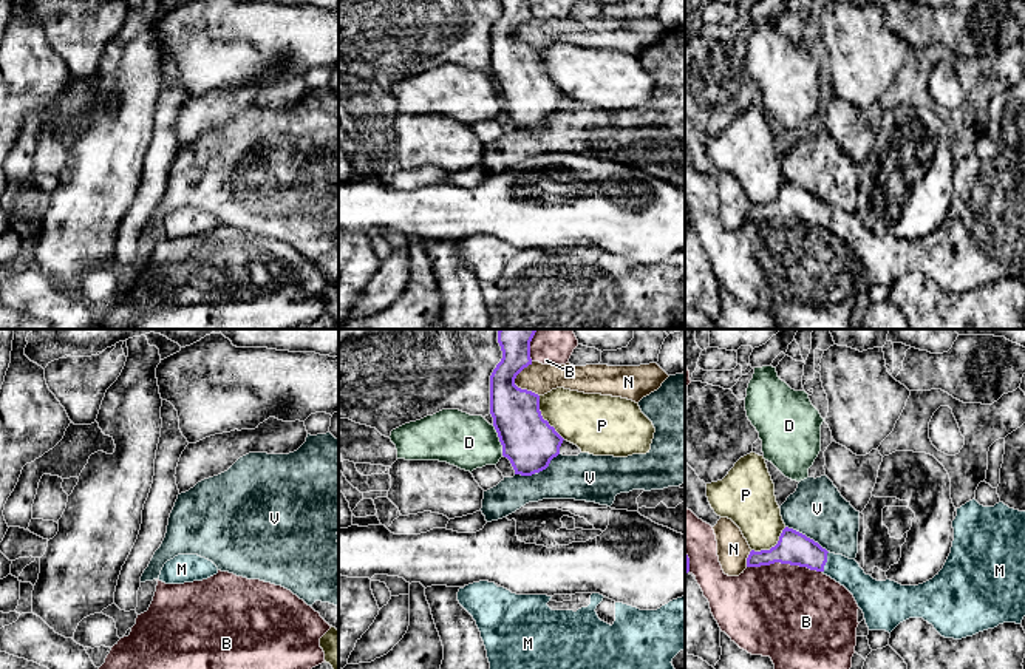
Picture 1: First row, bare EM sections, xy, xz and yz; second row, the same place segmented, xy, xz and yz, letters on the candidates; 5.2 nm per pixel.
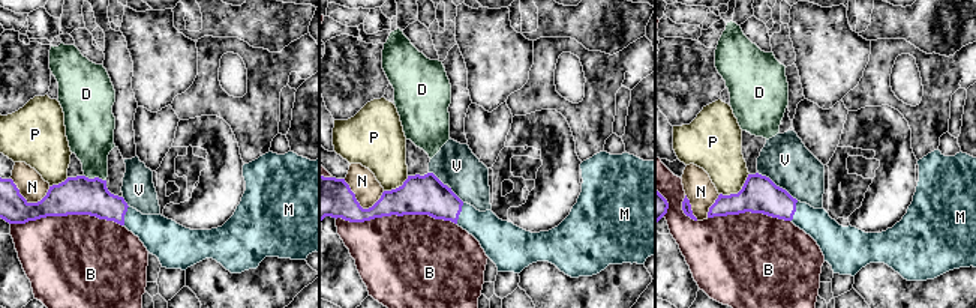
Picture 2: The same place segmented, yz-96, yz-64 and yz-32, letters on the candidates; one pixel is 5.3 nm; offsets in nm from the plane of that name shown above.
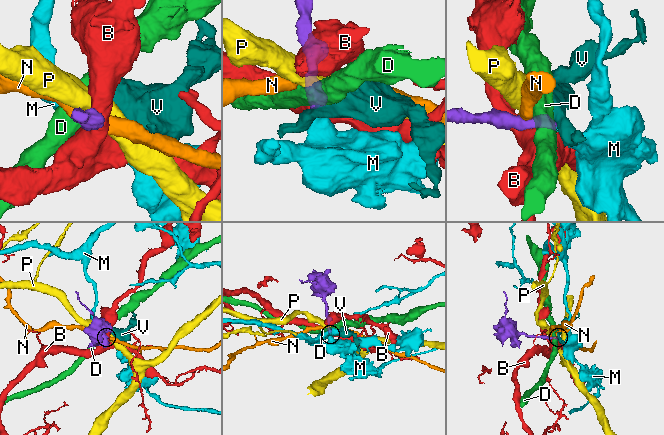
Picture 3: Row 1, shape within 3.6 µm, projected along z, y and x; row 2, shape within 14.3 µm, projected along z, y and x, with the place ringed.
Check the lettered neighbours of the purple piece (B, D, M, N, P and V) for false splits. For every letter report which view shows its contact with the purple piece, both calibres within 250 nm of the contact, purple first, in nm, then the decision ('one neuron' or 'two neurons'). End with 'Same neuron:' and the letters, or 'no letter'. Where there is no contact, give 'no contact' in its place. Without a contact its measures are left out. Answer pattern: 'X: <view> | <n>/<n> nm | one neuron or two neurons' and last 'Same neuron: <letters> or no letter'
B: yz | 170/500 nm | two neurons
D: xz | 280/280 nm | two neurons
M: yz | 170/140 nm | one neuron
N: xz | 260/160 nm | two neurons
P: xz | 280/280 nm | two neurons
V: yz | 170/300 nm | two neurons
Same neuron: M

